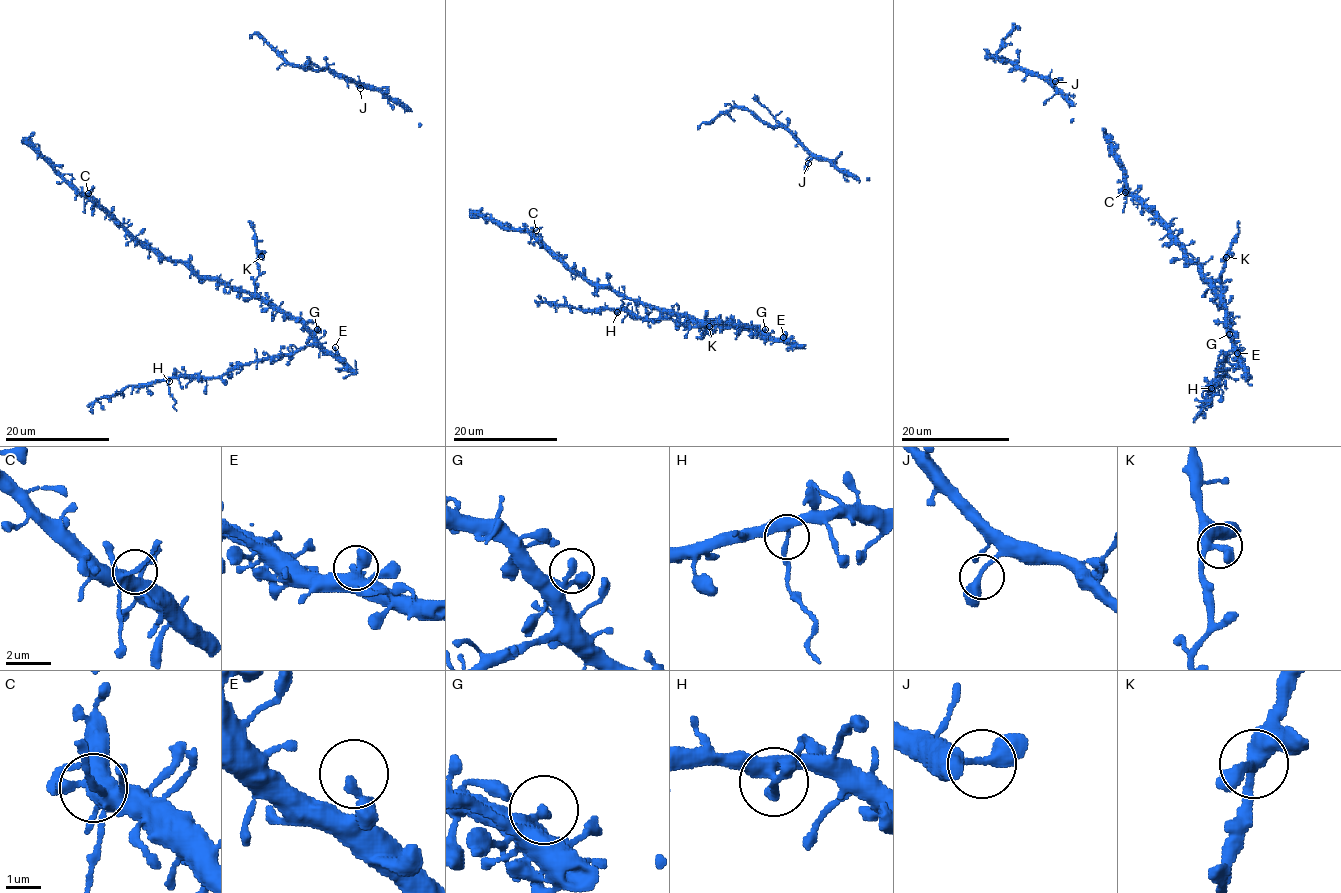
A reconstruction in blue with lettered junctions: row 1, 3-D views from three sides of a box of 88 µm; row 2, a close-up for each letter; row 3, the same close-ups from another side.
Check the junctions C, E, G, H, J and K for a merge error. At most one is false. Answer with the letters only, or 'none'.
H

